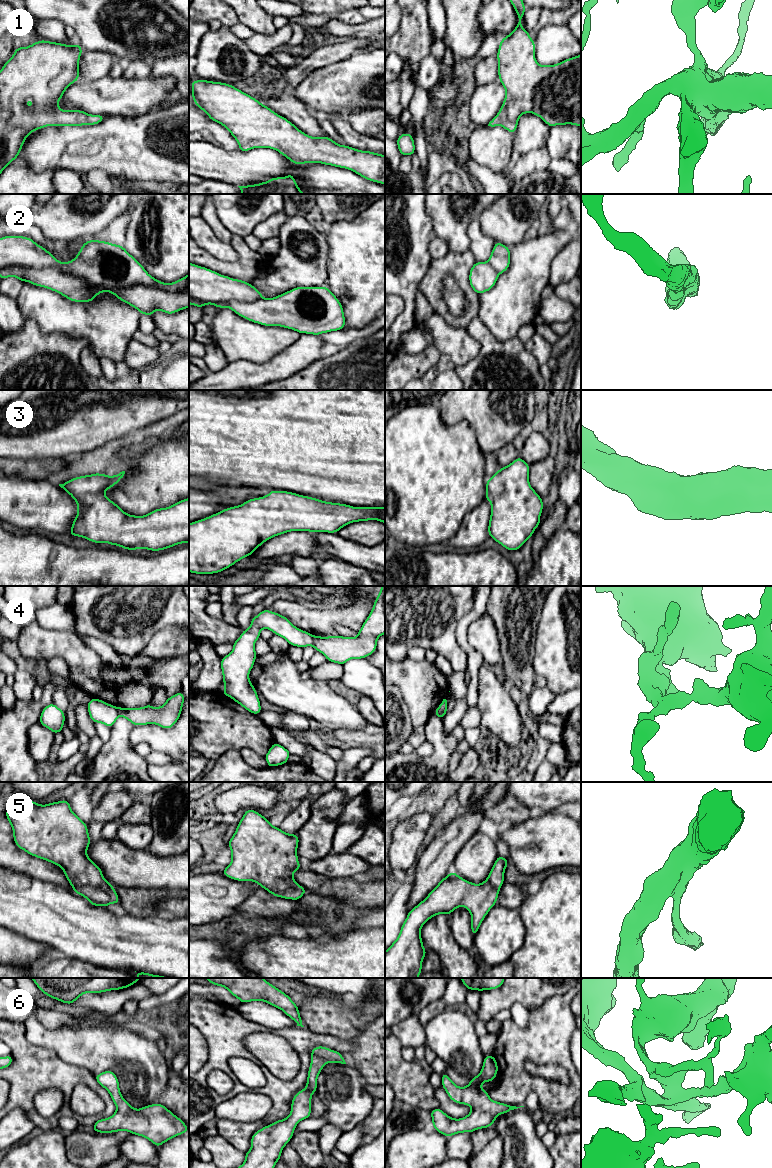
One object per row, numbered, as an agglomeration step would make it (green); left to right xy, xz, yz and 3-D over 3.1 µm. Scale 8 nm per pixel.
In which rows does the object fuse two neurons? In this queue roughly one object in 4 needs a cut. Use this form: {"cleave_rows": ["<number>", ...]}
{"cleave_rows": ["4"]}

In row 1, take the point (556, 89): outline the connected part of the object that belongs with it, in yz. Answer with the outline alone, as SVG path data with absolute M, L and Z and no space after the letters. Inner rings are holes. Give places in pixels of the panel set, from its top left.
M522 0L509 1L518 15L518 22L515 29L500 40L496 54L498 77L506 95L499 112L488 126L499 125L514 134L519 118L524 113L531 112L549 127L567 124L581 127L581 54L552 66L538 64L535 58L535 41L521 25L526 7Z

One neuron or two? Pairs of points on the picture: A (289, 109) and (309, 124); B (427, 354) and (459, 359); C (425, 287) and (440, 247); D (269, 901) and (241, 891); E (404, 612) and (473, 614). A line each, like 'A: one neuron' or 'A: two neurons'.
A: one neuron
B: two neurons
C: two neurons
D: two neurons
E: two neurons

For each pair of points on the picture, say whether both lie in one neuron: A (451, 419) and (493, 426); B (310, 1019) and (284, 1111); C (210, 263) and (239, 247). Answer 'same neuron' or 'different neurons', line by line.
A: same neuron
B: different neurons
C: same neuron

